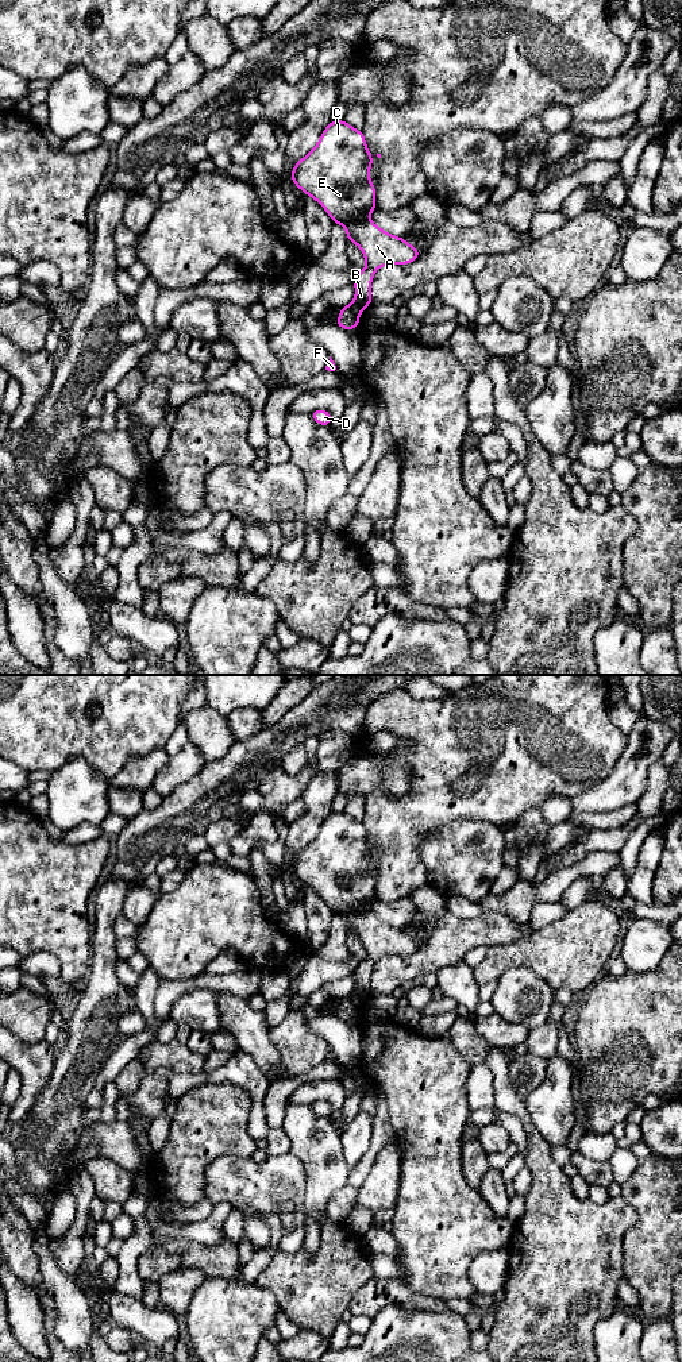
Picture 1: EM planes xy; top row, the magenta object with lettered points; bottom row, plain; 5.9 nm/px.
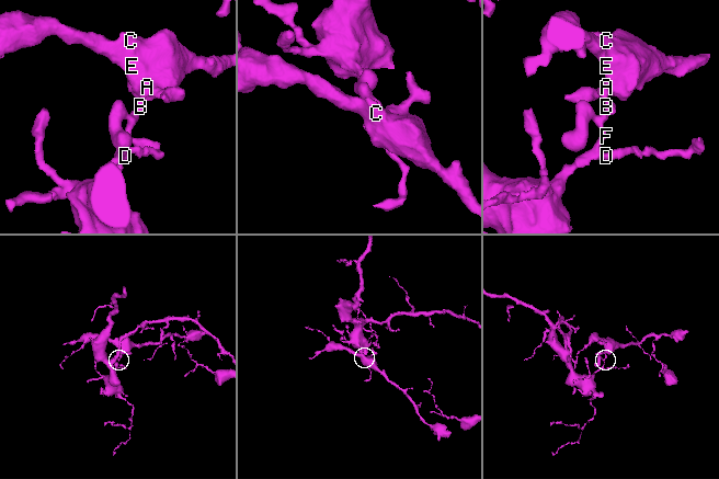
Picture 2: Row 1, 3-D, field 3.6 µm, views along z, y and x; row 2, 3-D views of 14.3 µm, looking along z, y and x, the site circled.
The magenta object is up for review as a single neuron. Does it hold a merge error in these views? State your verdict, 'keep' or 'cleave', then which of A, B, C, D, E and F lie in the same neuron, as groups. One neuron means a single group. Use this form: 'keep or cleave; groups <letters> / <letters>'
cleave; groups A B C E / D F

